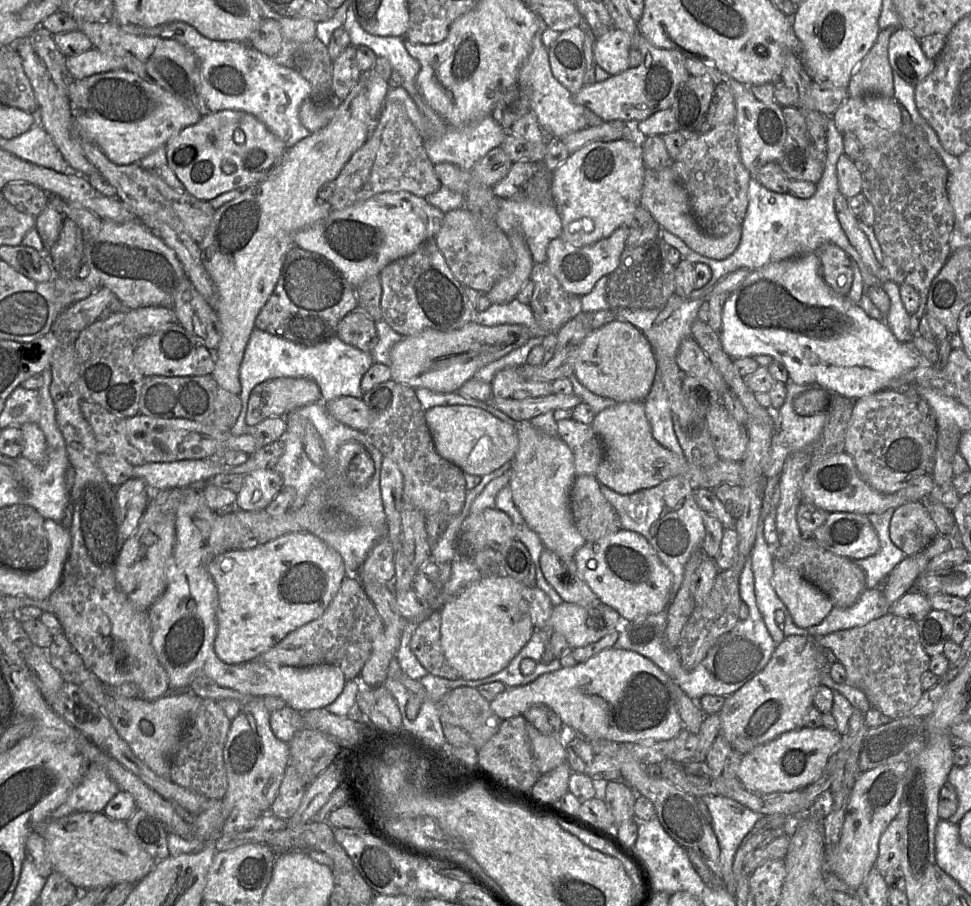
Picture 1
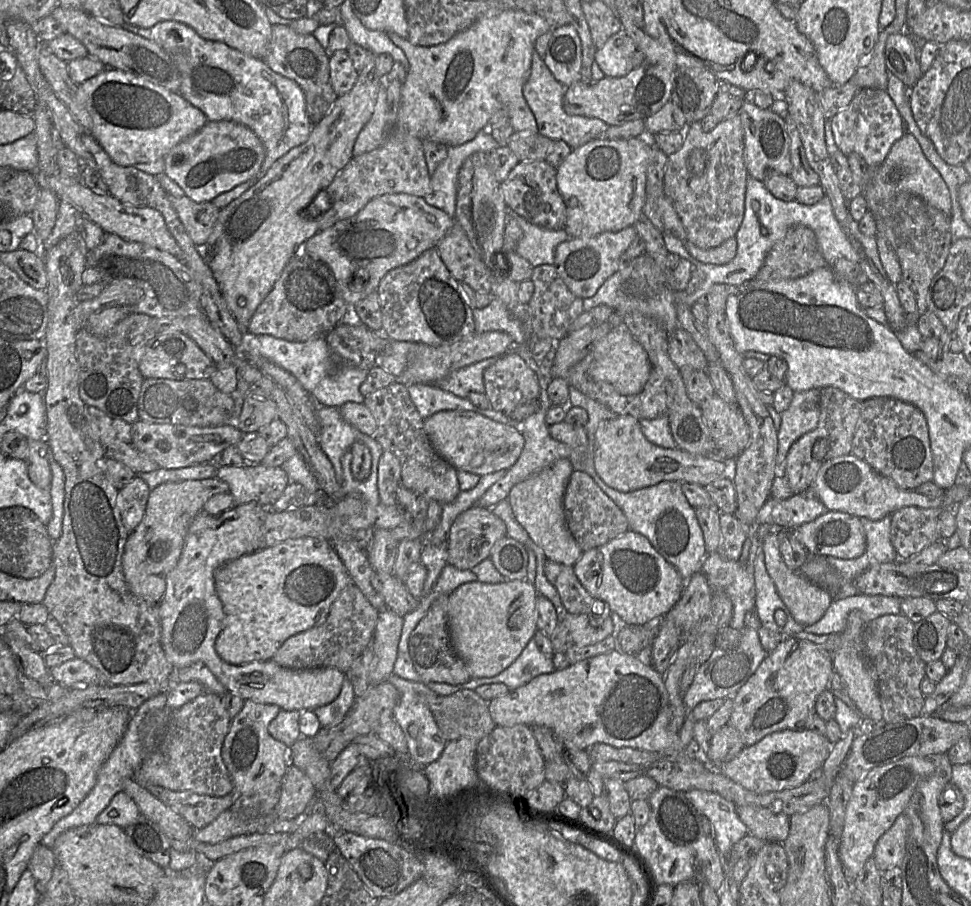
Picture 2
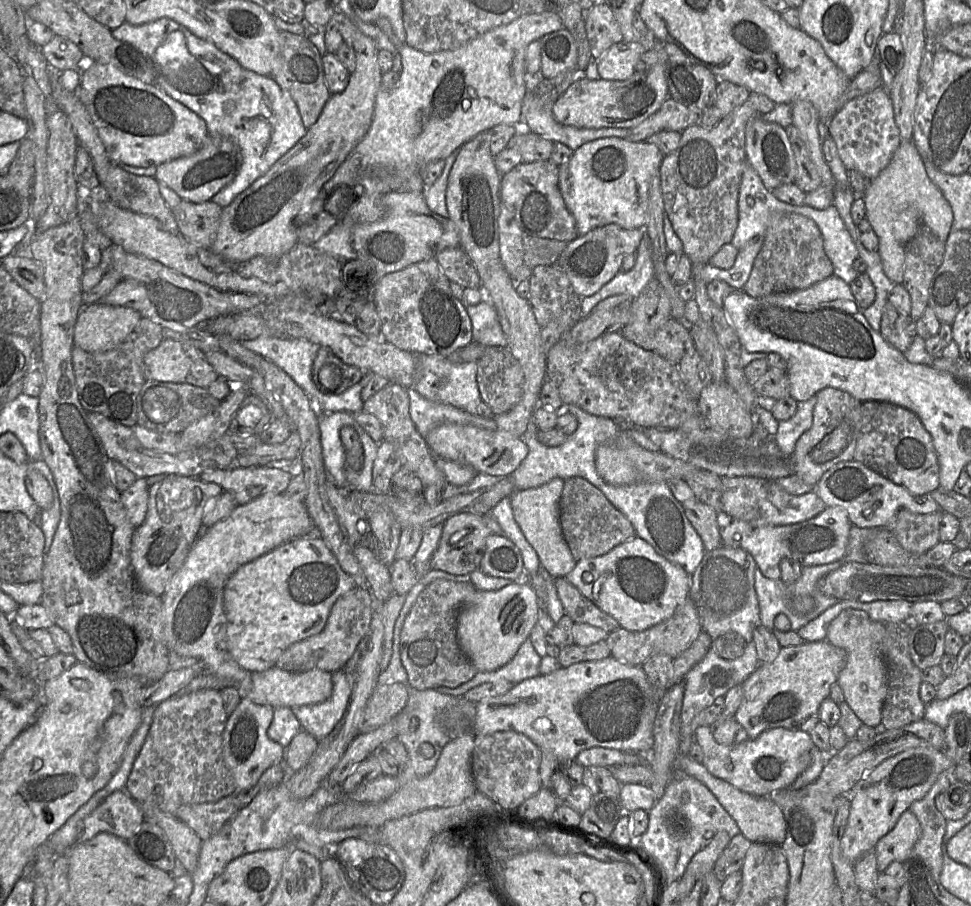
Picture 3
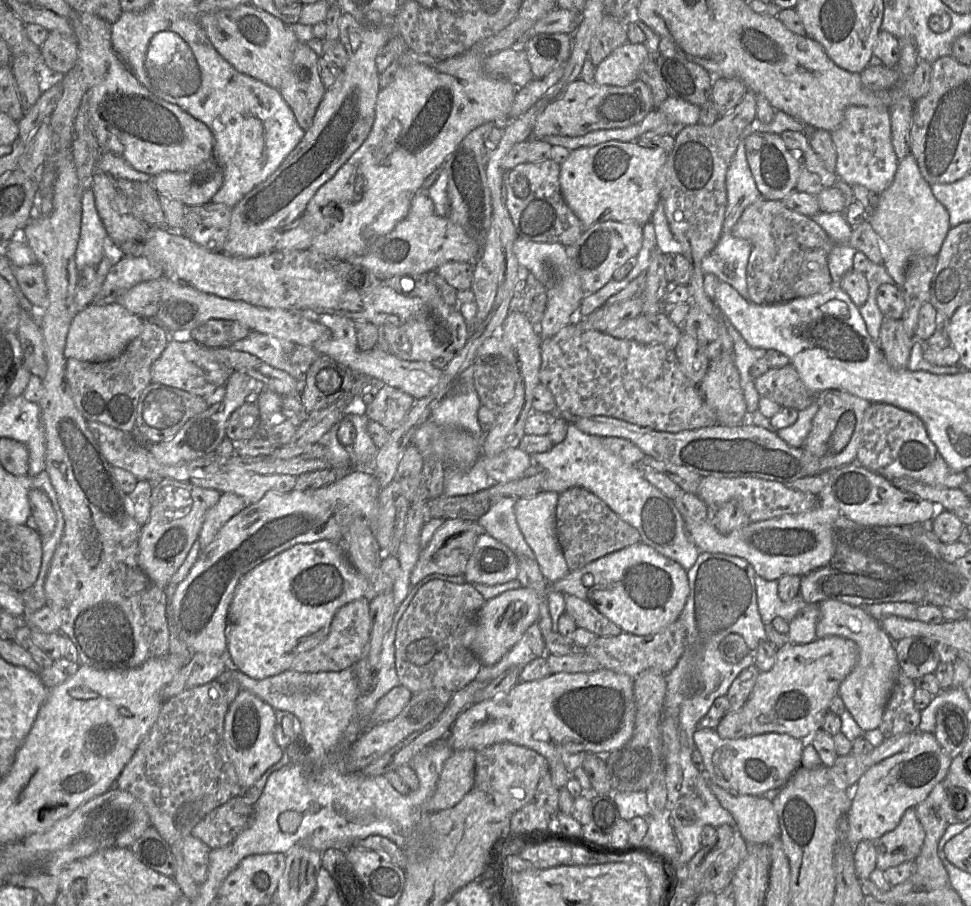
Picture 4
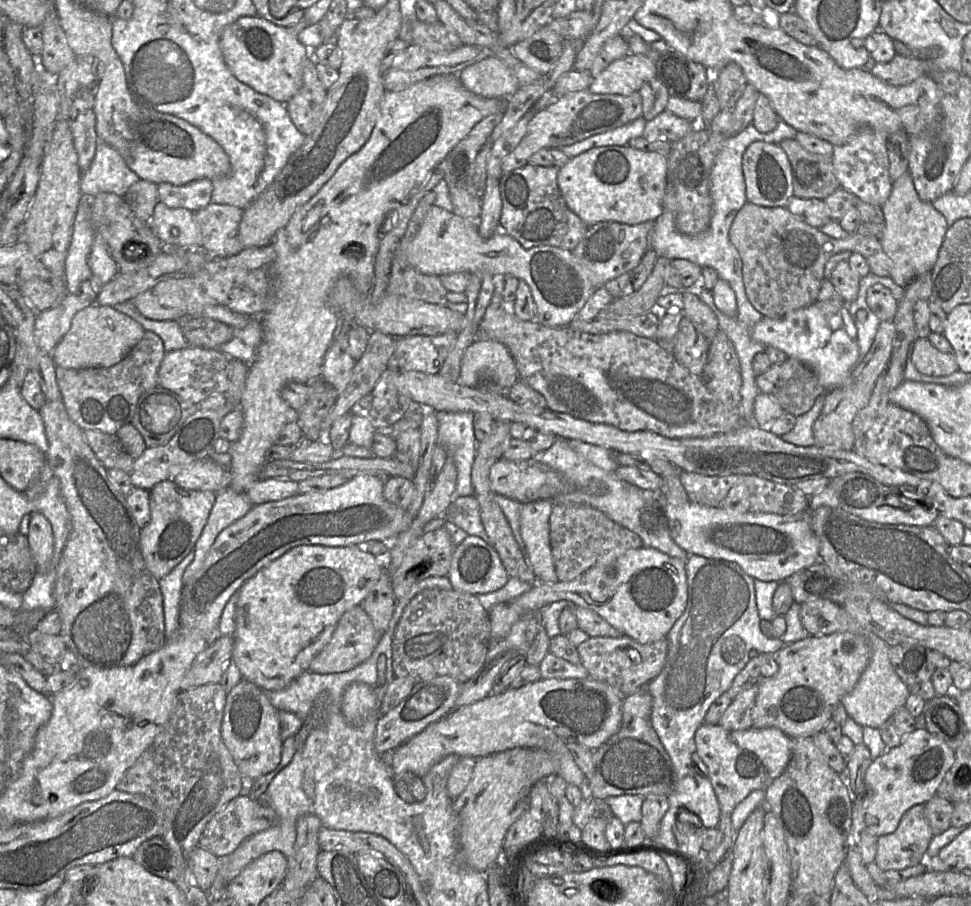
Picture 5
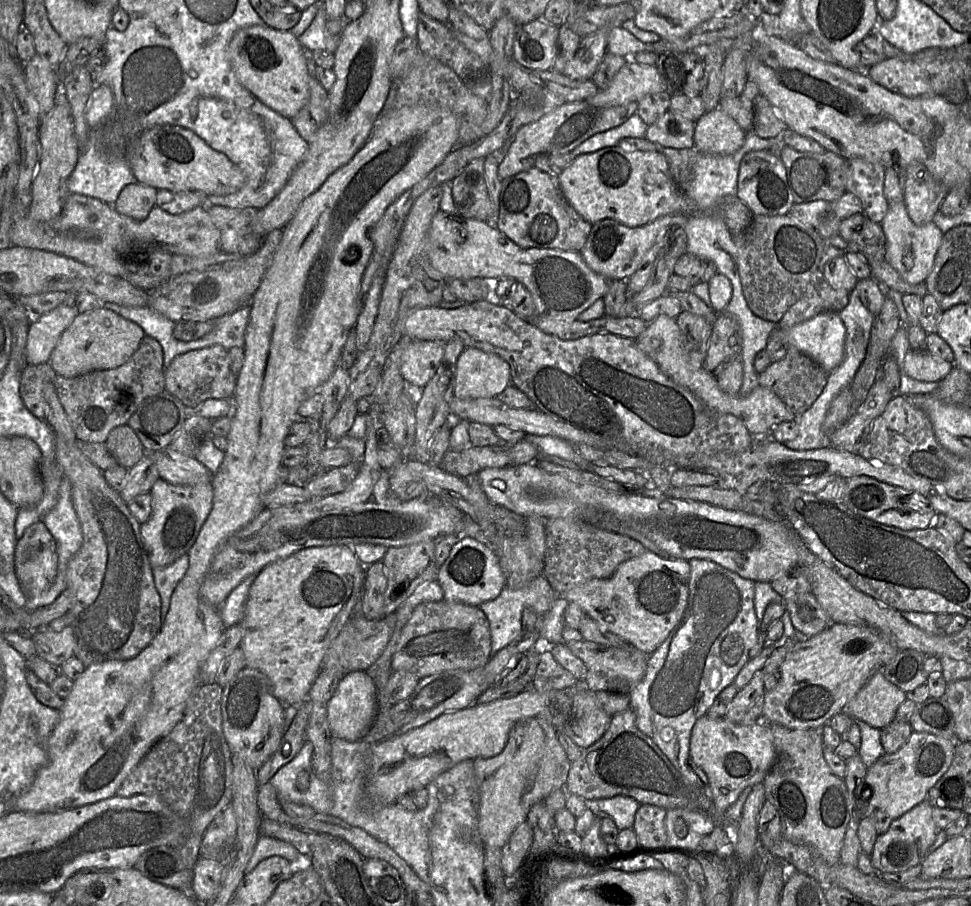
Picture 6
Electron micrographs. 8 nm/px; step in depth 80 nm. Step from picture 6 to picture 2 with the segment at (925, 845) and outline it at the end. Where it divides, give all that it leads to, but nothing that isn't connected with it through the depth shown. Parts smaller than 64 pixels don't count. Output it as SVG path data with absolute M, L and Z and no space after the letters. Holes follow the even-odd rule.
M901 813L893 825L877 840L873 857L880 872L899 866L905 855L910 820Z

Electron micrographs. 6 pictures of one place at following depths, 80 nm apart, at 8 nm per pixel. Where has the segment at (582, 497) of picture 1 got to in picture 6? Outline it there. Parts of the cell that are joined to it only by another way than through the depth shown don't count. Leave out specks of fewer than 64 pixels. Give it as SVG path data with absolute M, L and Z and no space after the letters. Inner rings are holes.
M568 518L548 519L545 522L545 554L543 575L555 595L590 579L607 579L624 561L640 556L646 551L638 541L607 530Z

